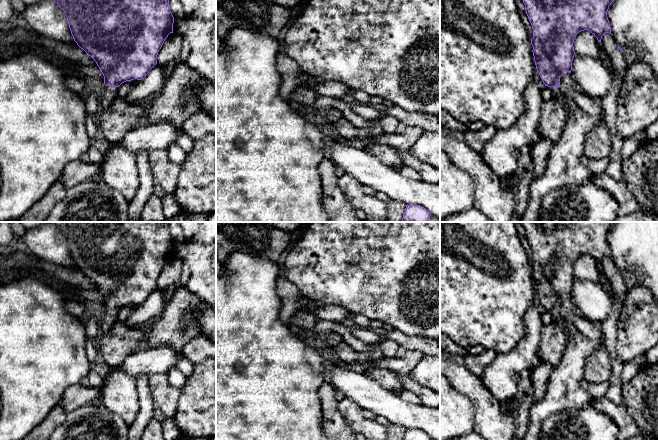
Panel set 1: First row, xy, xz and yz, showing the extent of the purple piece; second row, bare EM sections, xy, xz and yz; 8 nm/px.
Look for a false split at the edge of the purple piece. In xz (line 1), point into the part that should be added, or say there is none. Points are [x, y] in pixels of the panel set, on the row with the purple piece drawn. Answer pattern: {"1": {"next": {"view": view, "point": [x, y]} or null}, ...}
{"1": {"next": null}}

